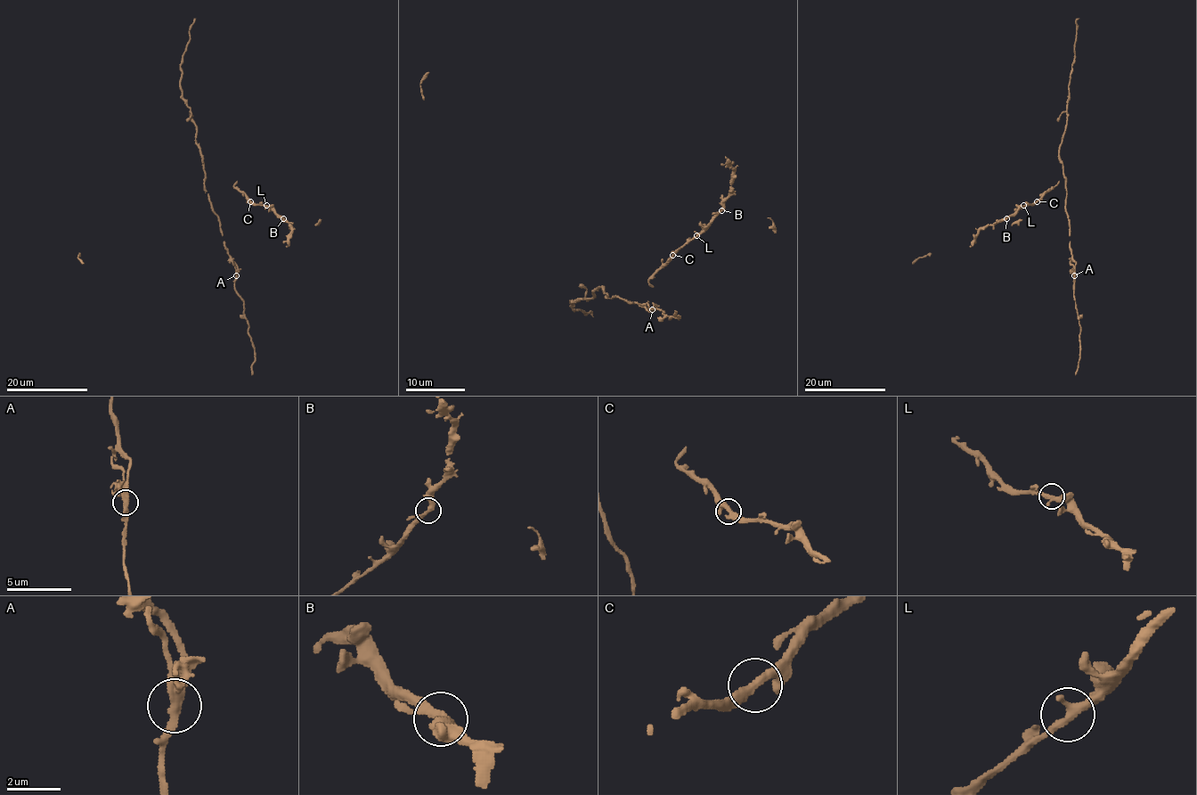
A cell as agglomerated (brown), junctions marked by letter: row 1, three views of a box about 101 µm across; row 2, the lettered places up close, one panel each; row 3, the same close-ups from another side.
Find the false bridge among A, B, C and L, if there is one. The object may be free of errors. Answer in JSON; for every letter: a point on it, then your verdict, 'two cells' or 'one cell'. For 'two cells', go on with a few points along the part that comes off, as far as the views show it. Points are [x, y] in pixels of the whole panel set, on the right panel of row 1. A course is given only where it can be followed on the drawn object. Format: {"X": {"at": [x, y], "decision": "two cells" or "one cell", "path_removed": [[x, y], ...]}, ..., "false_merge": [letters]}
{"A": {"at": [1074, 275], "decision": "two cells", "path_removed": [[1074, 275], [1074, 268], [1069, 261]]}, "B": {"at": [1006, 218], "decision": "one cell"}, "C": {"at": [1037, 201], "decision": "one cell"}, "L": {"at": [1023, 205], "decision": "one cell"}, "false_merge": ["A"]}

